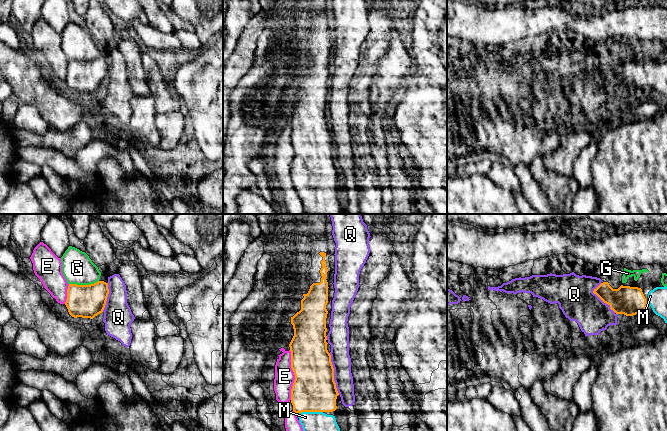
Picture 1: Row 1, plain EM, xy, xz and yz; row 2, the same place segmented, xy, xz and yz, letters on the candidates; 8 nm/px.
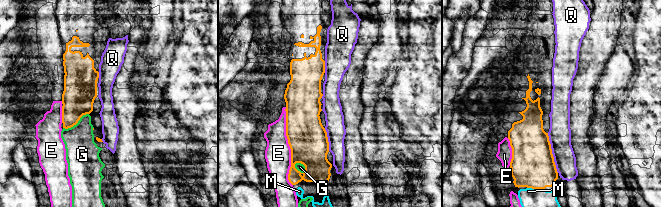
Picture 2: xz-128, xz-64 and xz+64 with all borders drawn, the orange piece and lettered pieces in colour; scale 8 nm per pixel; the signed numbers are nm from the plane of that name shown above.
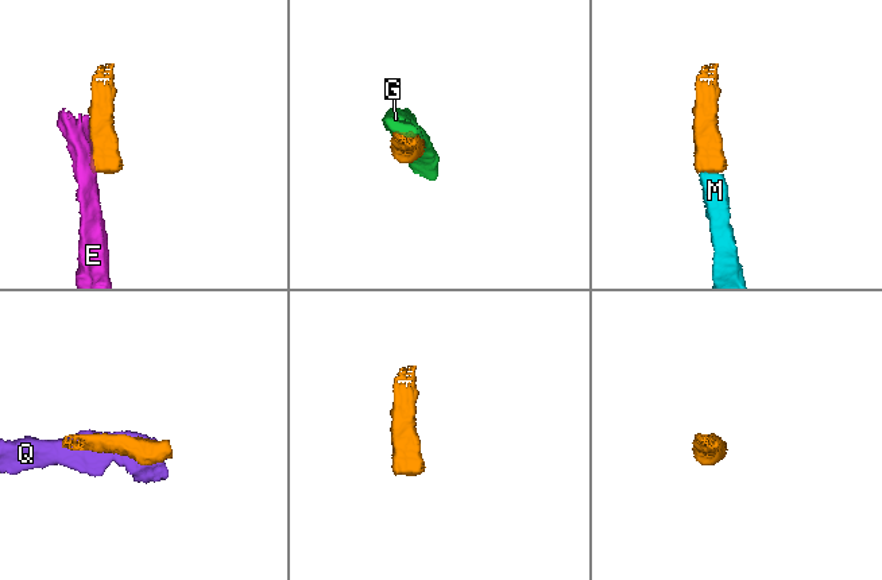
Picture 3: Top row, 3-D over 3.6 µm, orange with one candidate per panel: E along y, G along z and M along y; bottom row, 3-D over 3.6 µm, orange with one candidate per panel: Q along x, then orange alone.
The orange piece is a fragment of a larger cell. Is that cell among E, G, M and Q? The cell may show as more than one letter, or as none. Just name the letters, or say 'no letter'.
M

